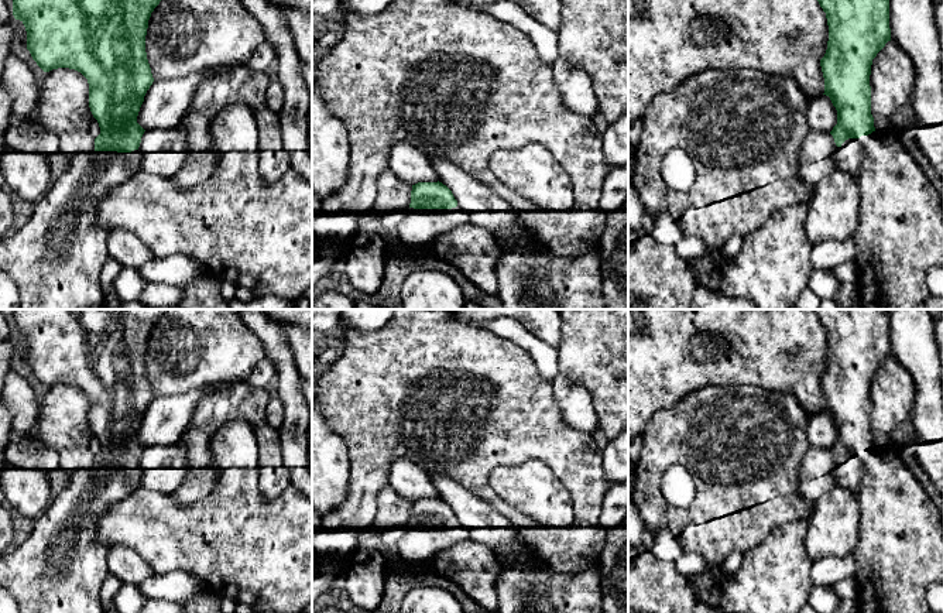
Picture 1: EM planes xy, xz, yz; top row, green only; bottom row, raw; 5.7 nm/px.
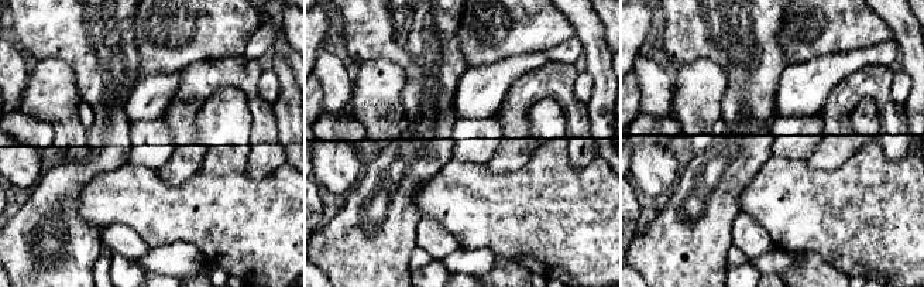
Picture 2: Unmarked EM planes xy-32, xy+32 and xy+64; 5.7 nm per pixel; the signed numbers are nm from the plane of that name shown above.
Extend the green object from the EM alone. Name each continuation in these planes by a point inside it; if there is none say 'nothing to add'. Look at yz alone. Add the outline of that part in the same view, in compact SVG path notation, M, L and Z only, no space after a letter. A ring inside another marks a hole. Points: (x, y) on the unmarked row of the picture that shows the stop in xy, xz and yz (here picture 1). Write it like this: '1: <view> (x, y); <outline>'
1: yz (849, 473); M848 455L833 472L836 487L848 489L851 493L858 496L864 473L865 470L860 455Z

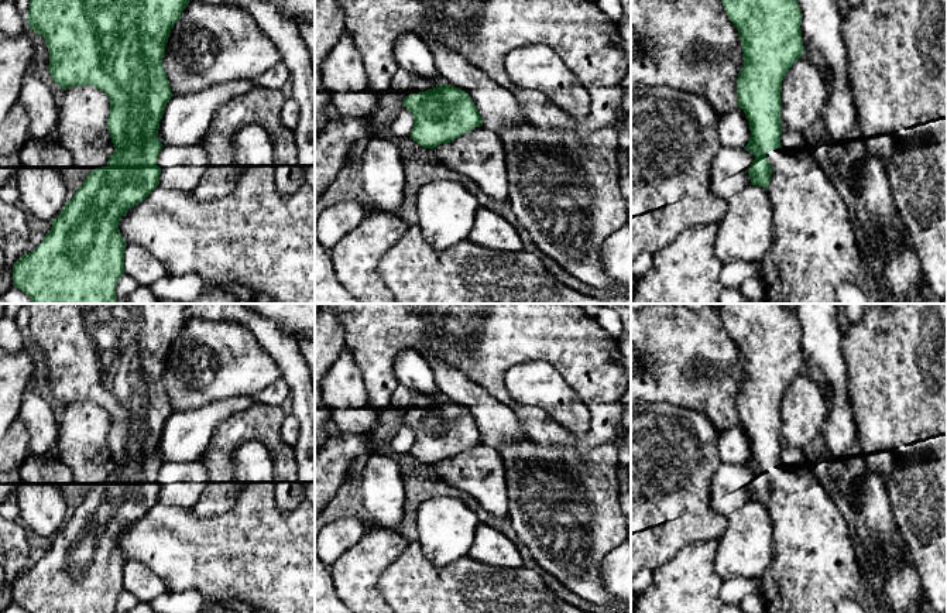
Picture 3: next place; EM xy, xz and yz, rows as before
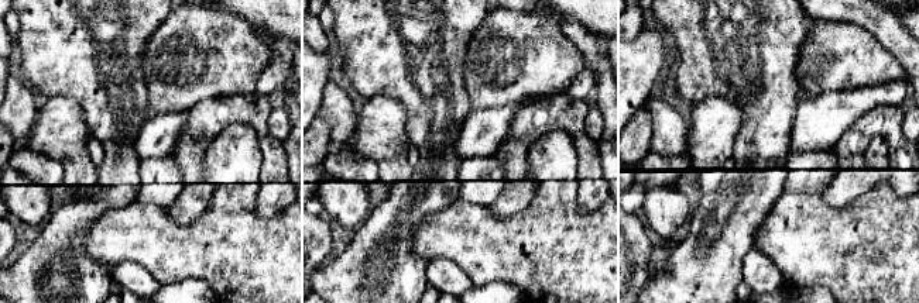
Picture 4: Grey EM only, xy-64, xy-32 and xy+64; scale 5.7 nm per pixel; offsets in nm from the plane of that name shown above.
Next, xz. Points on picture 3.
nothing to add

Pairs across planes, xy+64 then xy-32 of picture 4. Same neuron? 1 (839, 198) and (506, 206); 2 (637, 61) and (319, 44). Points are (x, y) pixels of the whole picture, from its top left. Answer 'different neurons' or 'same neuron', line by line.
1: same neuron
2: different neurons

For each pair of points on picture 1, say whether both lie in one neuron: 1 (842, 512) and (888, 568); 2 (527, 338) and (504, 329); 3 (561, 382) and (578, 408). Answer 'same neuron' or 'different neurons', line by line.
1: different neurons
2: same neuron
3: same neuron

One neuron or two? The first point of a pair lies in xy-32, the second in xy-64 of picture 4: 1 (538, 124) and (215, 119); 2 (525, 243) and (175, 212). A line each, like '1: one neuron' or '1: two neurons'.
1: one neuron
2: two neurons

